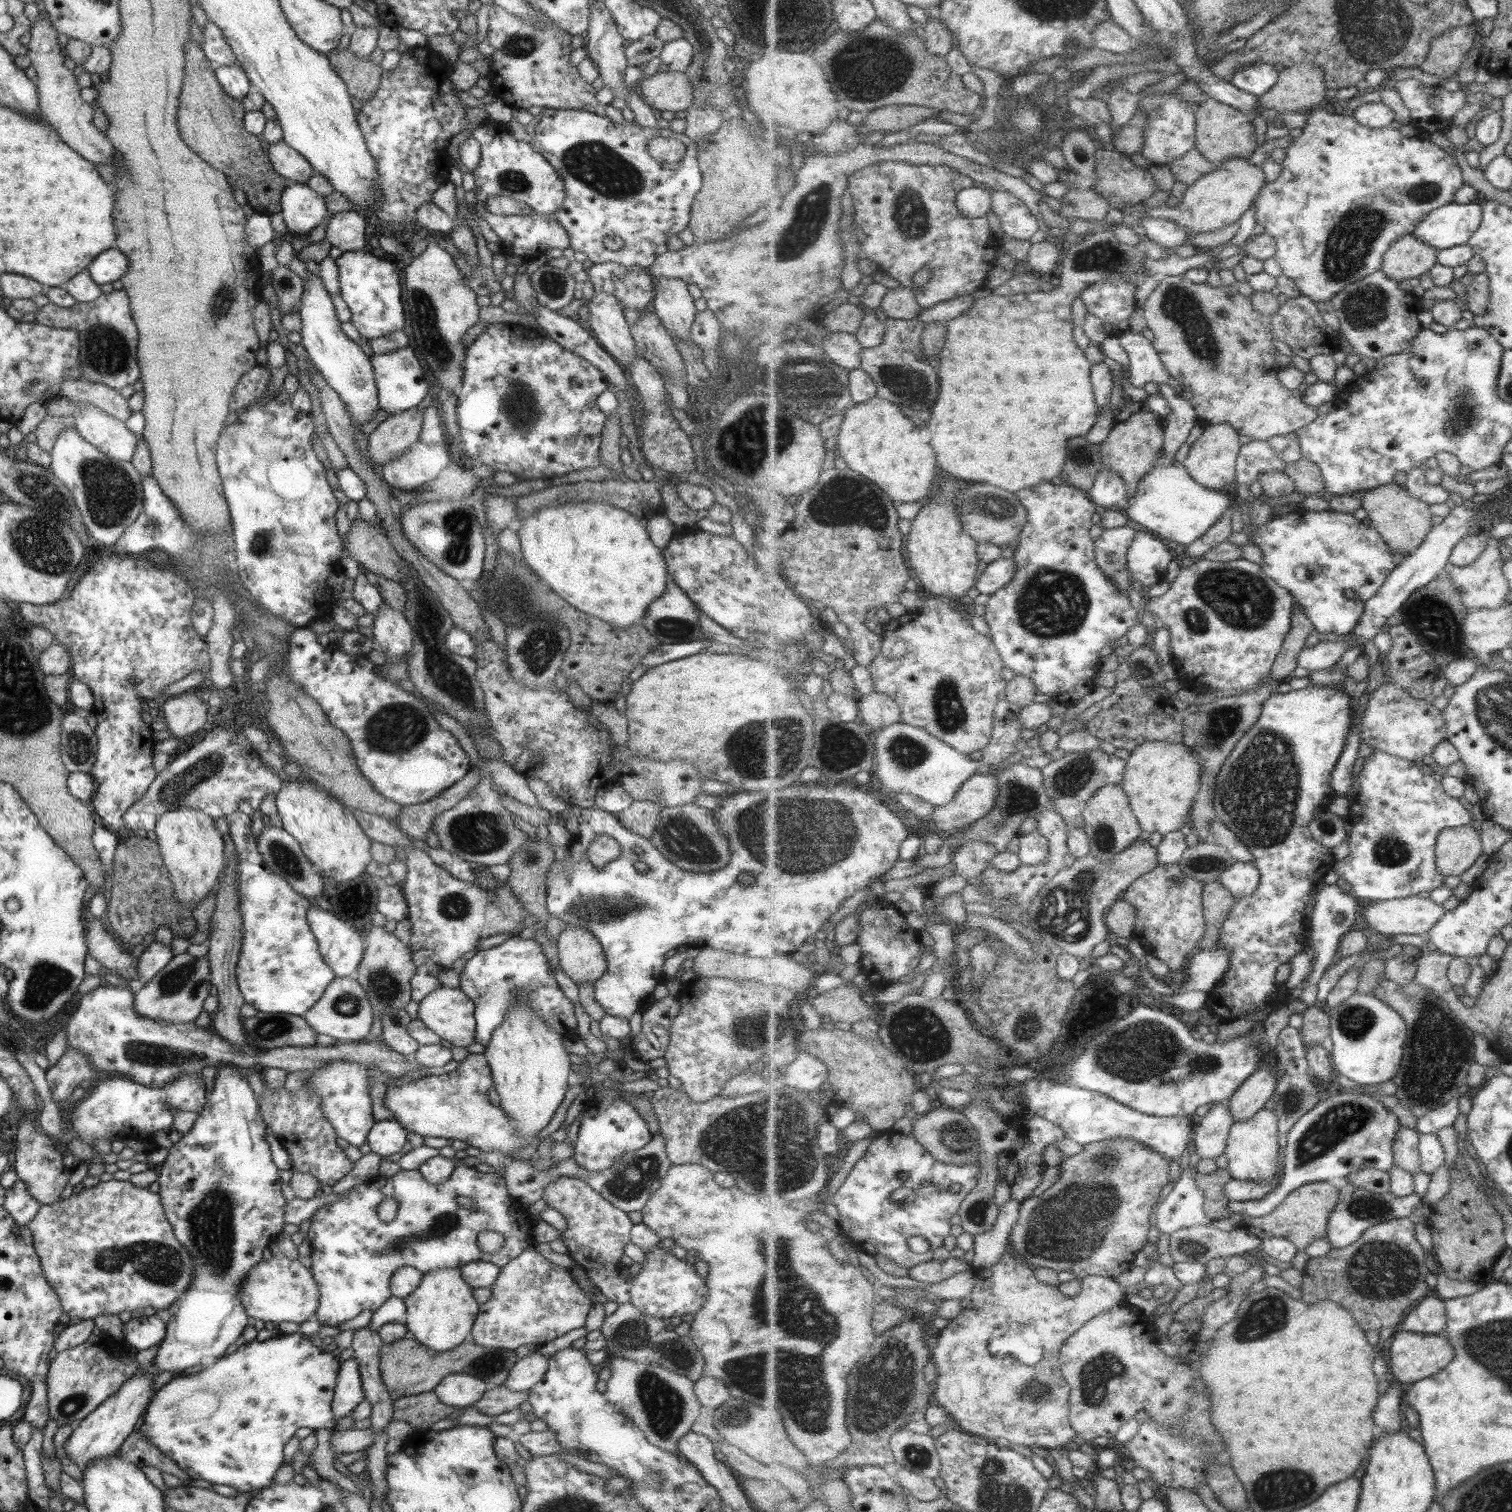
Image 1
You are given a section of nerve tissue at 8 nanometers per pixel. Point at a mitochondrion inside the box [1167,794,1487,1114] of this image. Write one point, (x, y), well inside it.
(1438, 1044)

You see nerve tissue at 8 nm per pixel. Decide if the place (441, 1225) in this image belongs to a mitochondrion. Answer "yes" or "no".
yes

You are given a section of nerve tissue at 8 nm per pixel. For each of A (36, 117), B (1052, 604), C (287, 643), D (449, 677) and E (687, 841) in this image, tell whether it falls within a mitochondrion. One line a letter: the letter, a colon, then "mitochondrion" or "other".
A: other
B: mitochondrion
C: other
D: mitochondrion
E: mitochondrion

